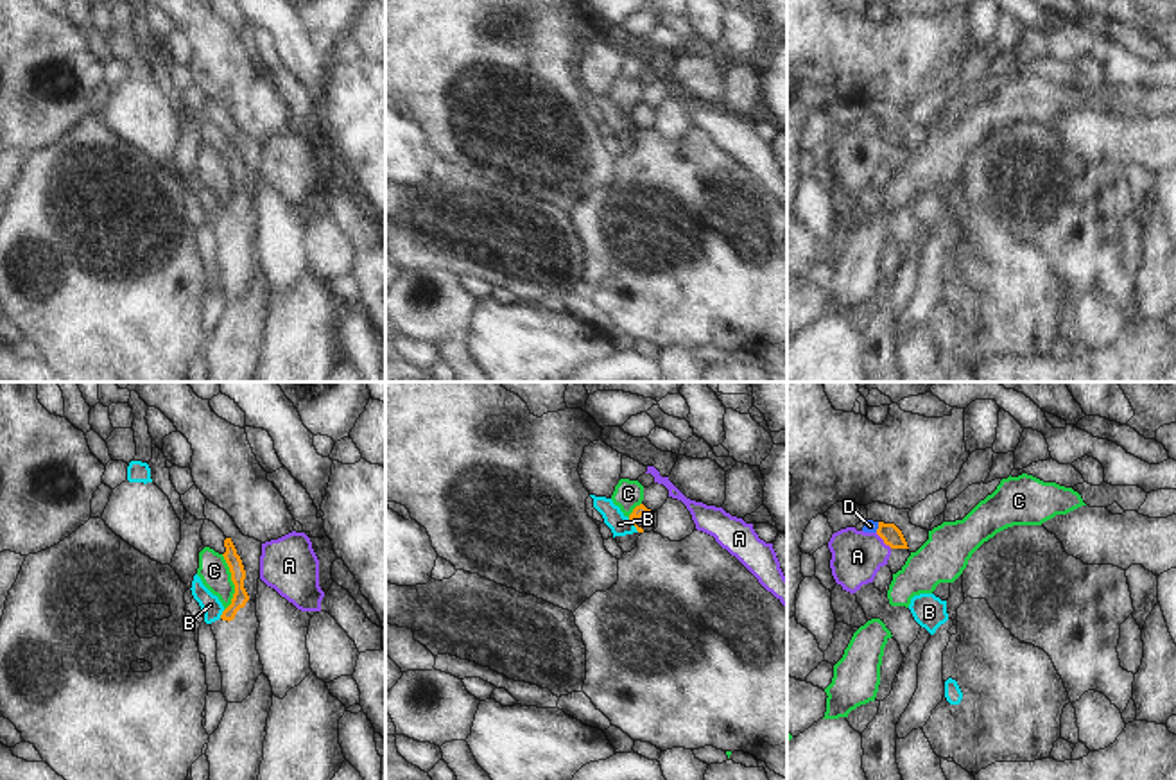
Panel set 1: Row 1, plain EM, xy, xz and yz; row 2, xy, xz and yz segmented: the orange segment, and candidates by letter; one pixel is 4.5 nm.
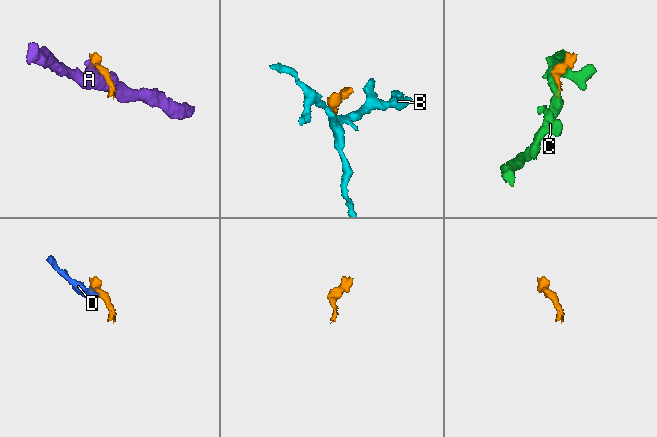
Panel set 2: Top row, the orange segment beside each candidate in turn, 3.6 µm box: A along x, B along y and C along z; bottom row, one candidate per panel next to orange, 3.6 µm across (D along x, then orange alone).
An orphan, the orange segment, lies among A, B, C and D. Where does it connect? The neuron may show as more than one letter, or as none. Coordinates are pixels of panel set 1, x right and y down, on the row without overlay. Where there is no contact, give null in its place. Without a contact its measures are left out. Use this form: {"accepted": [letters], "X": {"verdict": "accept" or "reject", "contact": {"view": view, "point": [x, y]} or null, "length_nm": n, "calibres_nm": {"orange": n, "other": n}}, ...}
{"accepted": [], "A": {"verdict": "reject", "contact": {"view": "yz", "point": [884, 140]}, "length_nm": 100, "calibres_nm": {"orange": 90, "other": 220}}, "B": {"verdict": "reject", "contact": {"view": "xz", "point": [635, 124]}, "length_nm": 80, "calibres_nm": {"orange": 50, "other": 90}}, "C": {"verdict": "reject", "contact": {"view": "xy", "point": [233, 182]}, "length_nm": 260, "calibres_nm": {"orange": 70, "other": 140}}, "D": {"verdict": "reject", "contact": {"view": "yz", "point": [879, 126]}, "length_nm": 50, "calibres_nm": {"orange": 90, "other": 60}}}

